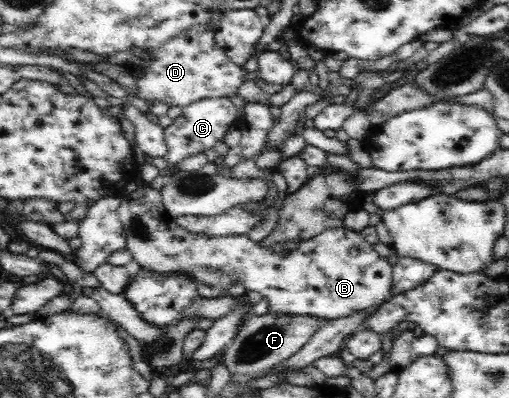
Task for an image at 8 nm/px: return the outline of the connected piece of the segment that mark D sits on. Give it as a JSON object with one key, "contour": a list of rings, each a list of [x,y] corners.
{"contour":[[[219,17],[209,28],[194,28],[191,32],[180,34],[164,47],[152,52],[157,58],[153,62],[148,62],[149,67],[145,69],[145,76],[135,81],[137,89],[128,92],[145,99],[146,103],[161,100],[169,106],[182,105],[183,108],[203,97],[226,97],[237,93],[237,87],[245,81],[243,79],[245,72],[215,46],[213,31],[218,19]]]}

